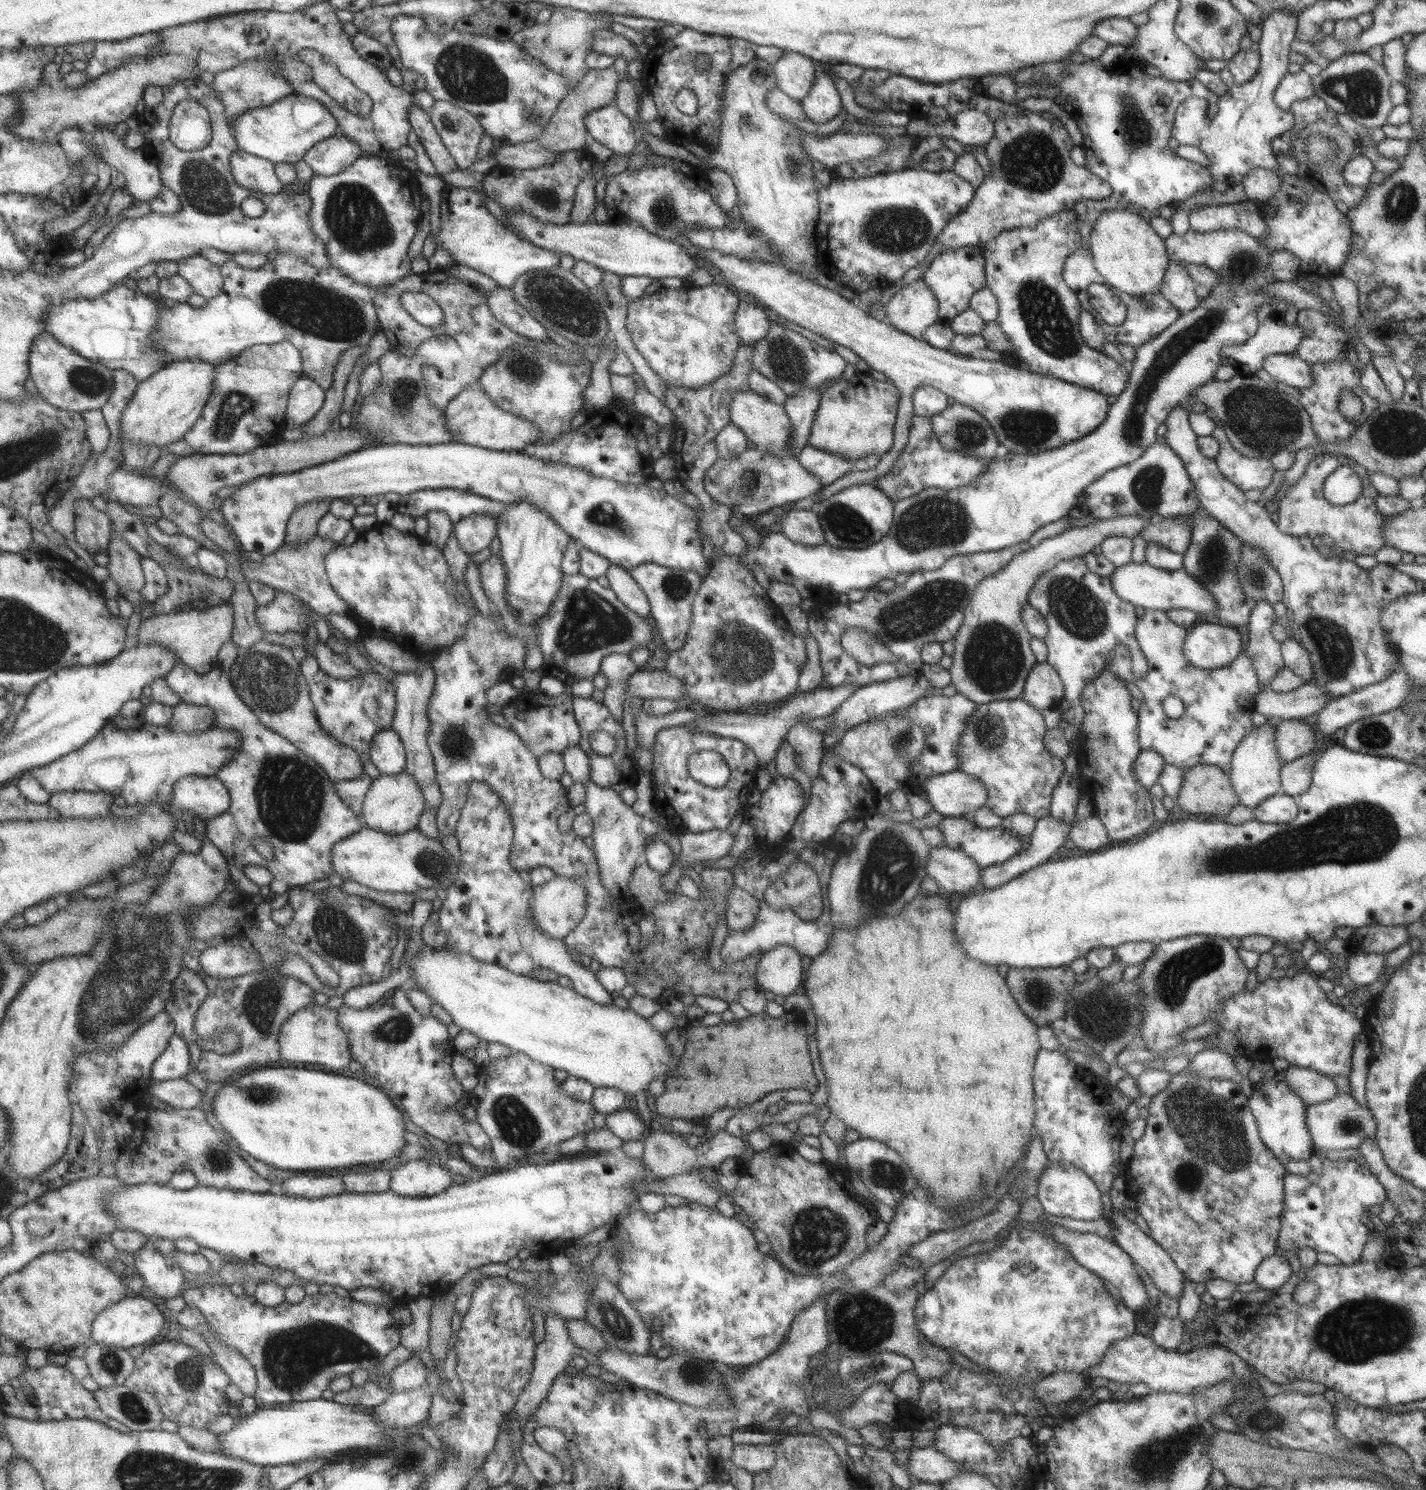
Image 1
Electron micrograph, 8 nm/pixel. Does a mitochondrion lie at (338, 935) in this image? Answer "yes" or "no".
yes

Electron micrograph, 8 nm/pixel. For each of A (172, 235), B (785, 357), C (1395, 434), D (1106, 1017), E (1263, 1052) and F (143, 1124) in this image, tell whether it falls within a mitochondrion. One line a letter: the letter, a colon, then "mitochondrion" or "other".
A: other
B: mitochondrion
C: mitochondrion
D: mitochondrion
E: other
F: other

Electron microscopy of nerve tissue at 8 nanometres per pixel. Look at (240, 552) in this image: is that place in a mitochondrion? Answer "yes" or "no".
no

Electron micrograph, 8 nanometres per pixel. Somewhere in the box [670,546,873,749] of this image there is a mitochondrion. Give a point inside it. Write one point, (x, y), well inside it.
(740, 653)

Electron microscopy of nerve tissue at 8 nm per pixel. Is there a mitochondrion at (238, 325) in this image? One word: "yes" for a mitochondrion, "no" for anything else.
no

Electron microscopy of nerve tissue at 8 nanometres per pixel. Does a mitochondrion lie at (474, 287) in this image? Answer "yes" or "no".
no

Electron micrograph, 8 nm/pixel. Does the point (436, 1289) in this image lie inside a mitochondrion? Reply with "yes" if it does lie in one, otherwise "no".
no

